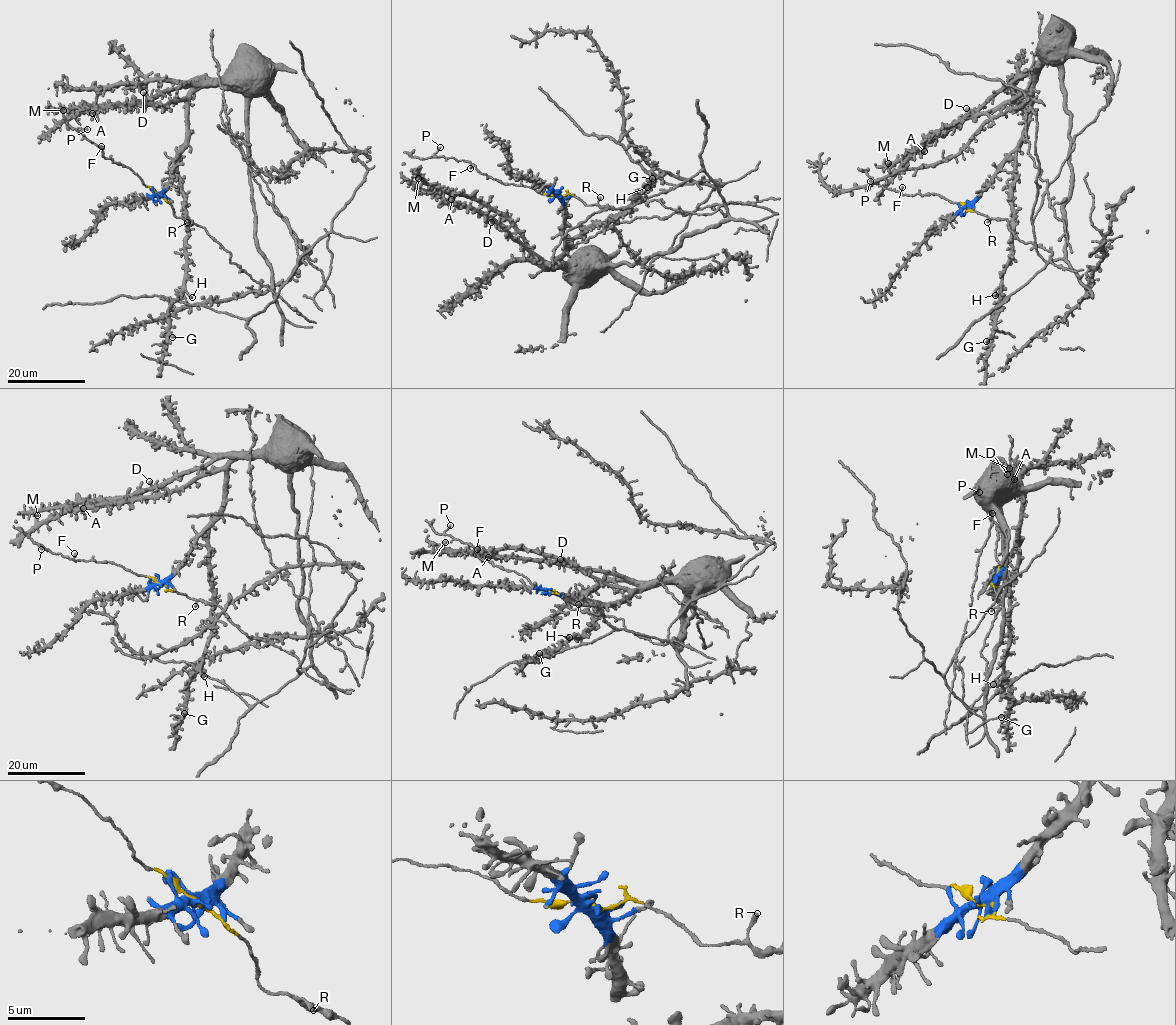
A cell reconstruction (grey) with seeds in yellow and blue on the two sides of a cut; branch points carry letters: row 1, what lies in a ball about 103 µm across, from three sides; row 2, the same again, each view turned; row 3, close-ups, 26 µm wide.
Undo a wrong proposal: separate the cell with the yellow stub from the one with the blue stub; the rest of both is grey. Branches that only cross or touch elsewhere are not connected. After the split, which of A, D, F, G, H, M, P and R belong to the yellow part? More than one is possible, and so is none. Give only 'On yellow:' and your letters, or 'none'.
On yellow: F, P, R

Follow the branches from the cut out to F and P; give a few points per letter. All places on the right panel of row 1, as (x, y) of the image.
F: (966, 207), (936, 194), (907, 196), (902, 194), (903, 186)
P: (966, 207), (936, 194), (902, 195), (870, 181)

